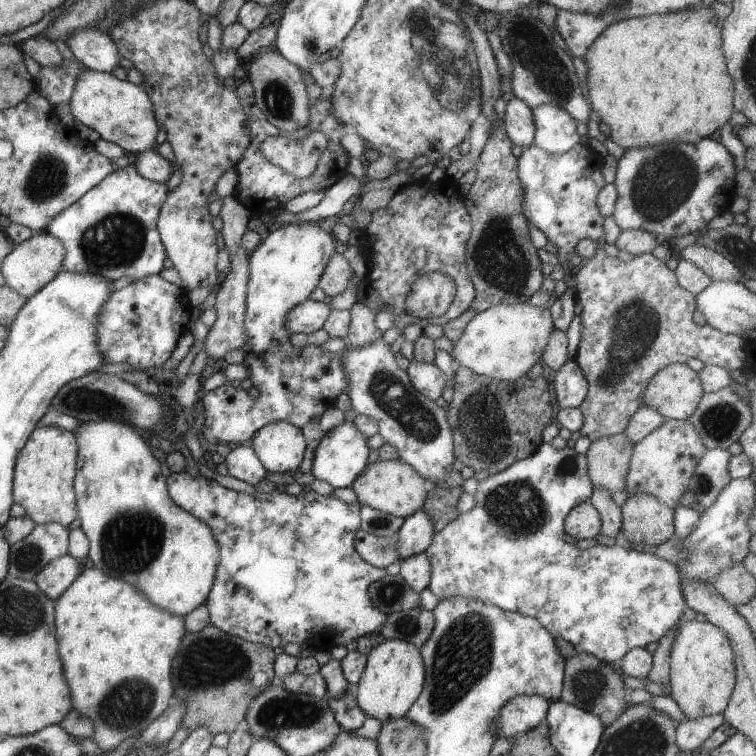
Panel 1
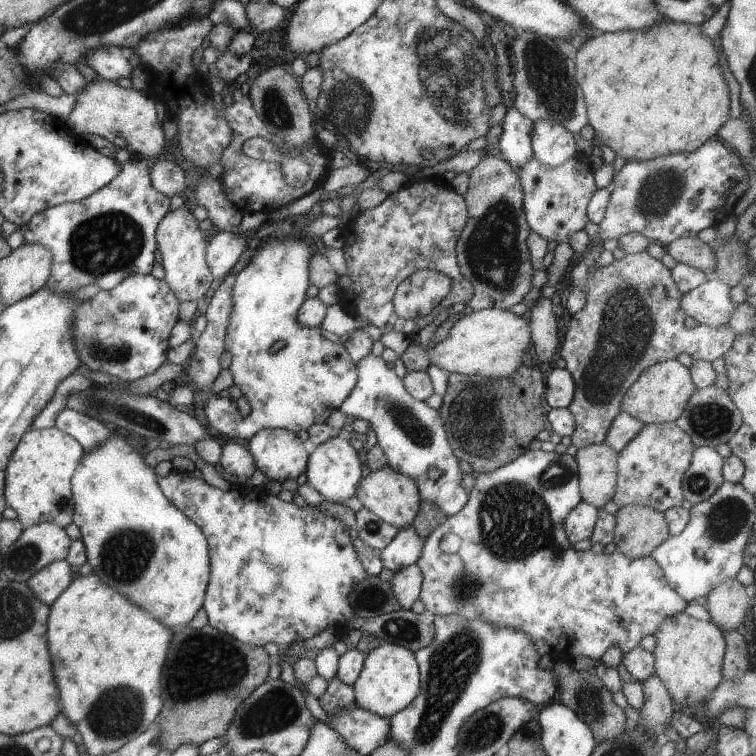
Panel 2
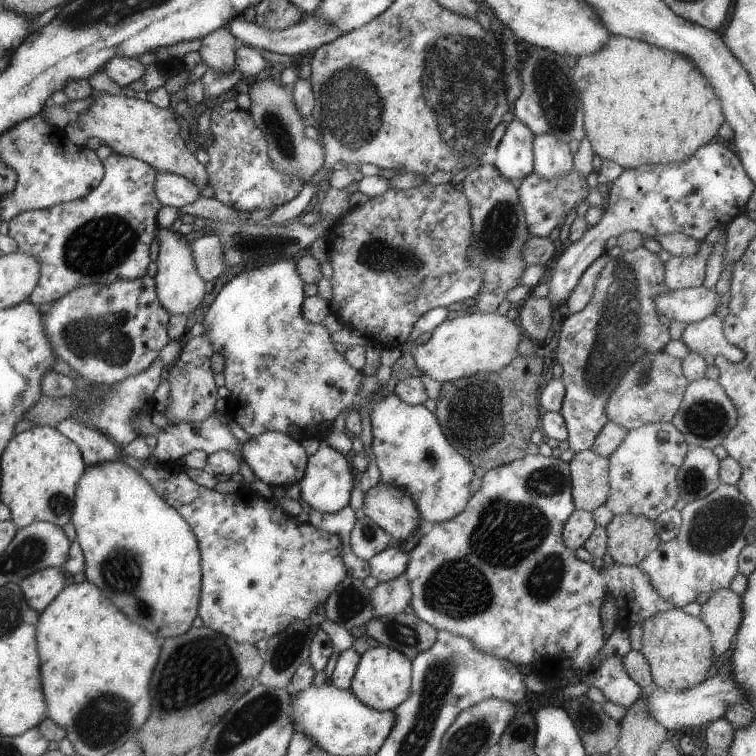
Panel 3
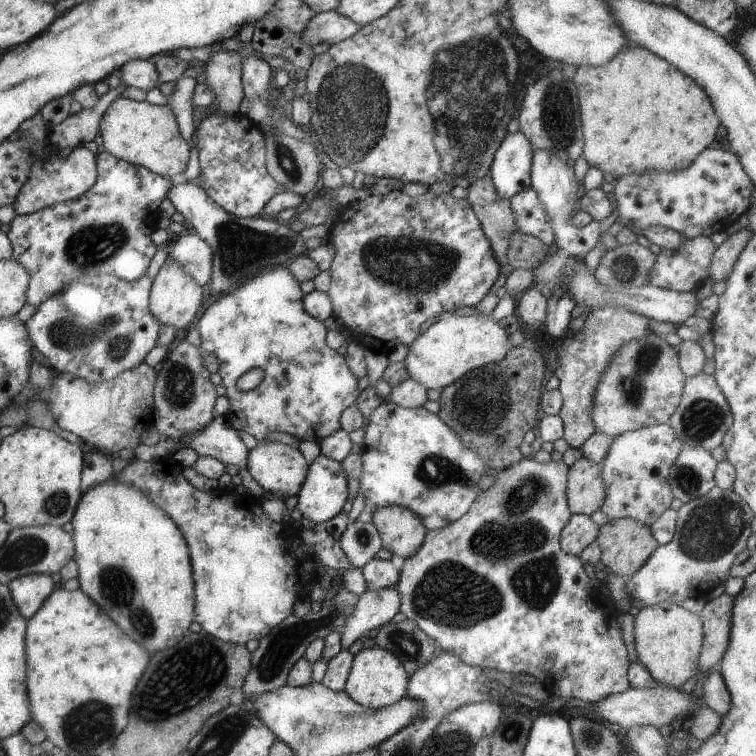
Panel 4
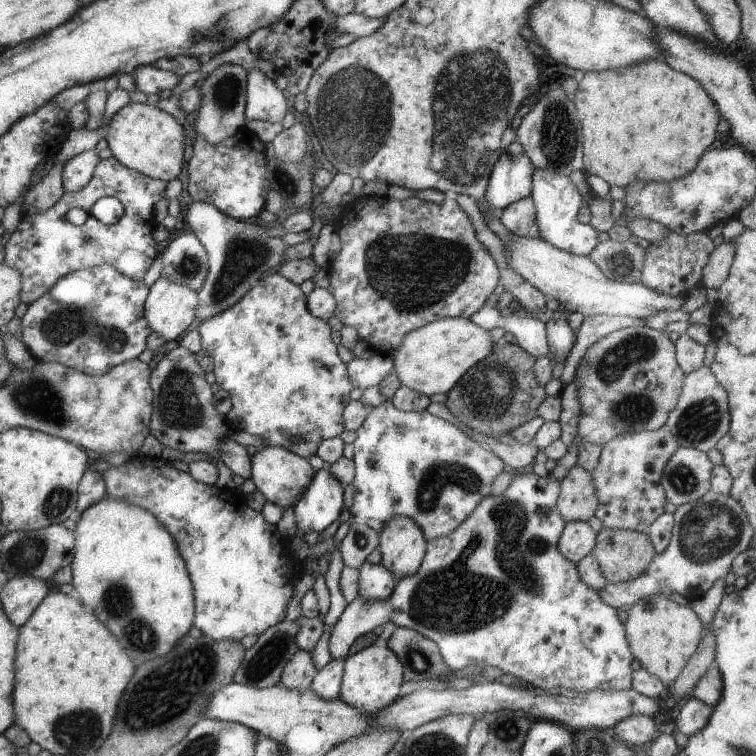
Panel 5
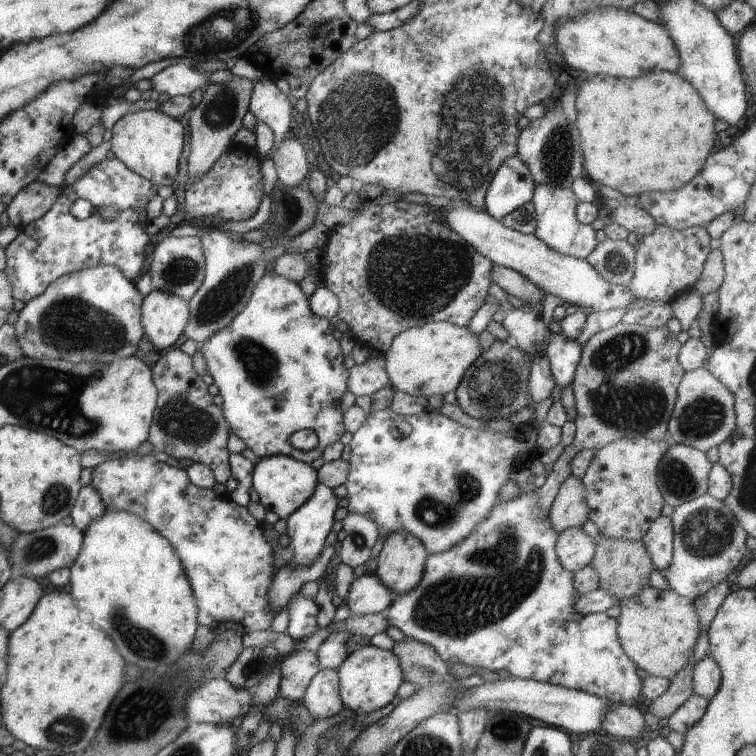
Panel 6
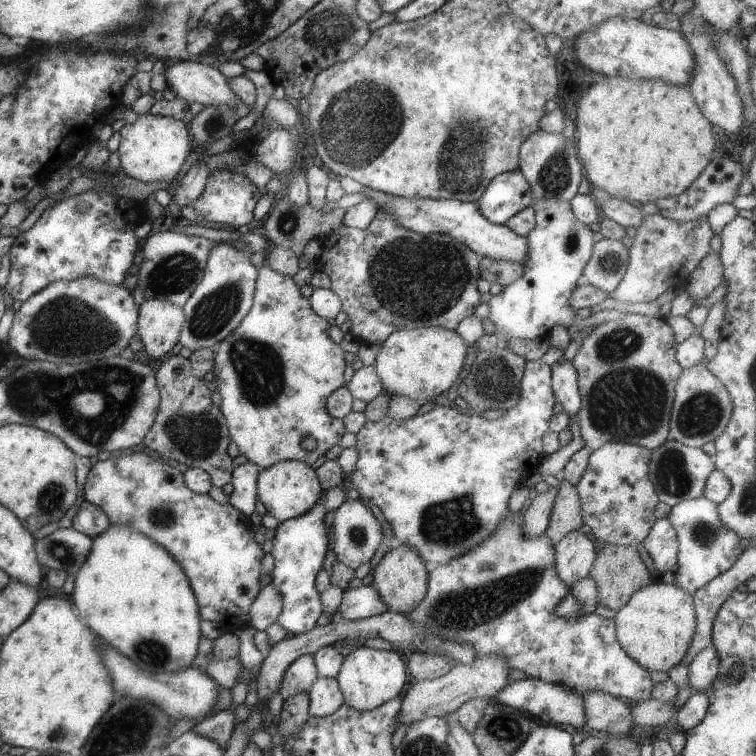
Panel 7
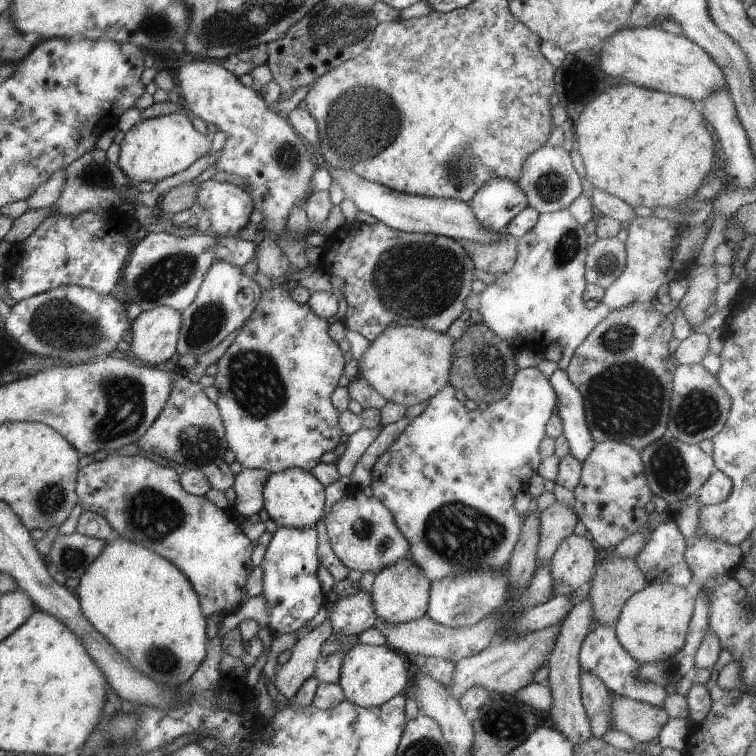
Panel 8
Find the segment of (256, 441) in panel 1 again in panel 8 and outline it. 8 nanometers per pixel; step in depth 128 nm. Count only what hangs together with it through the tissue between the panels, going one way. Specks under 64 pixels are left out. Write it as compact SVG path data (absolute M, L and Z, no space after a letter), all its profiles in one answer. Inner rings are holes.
M288 468L272 473L266 479L262 491L263 509L274 527L303 529L313 527L323 514L324 487L310 474L299 468Z

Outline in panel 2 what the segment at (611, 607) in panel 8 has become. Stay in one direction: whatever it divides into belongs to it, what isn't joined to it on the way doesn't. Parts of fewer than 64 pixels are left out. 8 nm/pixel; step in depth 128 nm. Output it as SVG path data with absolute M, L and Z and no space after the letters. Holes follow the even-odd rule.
M643 504L621 506L615 513L613 528L616 550L629 560L651 554L669 536L663 513Z

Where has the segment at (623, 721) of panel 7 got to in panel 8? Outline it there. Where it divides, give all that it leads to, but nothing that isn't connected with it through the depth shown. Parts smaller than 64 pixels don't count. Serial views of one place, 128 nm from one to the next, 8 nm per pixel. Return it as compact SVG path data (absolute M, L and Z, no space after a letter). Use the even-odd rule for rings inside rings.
M580 670L578 682L580 702L588 717L592 737L601 739L608 730L608 723L612 719L609 706L613 695L597 676L589 672Z

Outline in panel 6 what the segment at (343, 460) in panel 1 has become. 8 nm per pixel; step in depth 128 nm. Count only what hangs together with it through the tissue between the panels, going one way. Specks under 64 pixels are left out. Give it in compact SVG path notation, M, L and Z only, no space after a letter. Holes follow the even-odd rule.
M317 482L311 496L286 516L285 534L289 537L289 550L291 550L291 559L288 561L293 568L309 568L311 564L319 558L323 545L325 544L325 536L329 532L331 524L335 521L333 514L337 510L339 498L334 496L333 490L327 485Z

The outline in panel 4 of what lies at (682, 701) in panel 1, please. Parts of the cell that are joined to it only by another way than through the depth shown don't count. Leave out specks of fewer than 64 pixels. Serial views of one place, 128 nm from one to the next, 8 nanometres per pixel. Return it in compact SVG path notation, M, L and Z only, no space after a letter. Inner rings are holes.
M672 601L661 604L643 605L633 619L633 640L636 660L639 661L657 684L679 689L697 673L697 658L703 642L702 622L699 614L690 613Z

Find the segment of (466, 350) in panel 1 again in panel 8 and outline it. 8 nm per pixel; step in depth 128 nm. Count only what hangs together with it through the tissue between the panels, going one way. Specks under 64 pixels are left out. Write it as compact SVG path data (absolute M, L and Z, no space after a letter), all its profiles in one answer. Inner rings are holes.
M391 325L361 354L357 376L386 402L407 408L432 398L448 383L452 345L453 340L438 331Z

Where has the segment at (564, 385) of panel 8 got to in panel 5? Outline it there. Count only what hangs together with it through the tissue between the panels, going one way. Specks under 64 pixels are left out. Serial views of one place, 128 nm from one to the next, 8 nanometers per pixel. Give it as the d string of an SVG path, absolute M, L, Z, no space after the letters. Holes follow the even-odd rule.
M566 310L551 312L551 318L545 321L547 358L553 362L564 362L575 342L575 334L567 326Z

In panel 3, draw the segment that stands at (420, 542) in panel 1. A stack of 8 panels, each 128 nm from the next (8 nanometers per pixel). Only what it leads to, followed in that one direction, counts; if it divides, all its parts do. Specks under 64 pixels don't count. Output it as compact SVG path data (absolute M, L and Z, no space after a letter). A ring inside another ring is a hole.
M393 541L391 546L387 546L368 560L369 575L377 578L377 582L397 578L407 568L409 554L399 546L401 543Z

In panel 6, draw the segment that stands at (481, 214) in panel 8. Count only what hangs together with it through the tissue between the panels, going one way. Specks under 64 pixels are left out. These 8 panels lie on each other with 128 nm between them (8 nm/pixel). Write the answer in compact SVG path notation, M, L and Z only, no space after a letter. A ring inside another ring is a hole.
M515 152L499 164L487 182L484 193L485 212L500 220L517 206L529 202L534 188L531 172Z

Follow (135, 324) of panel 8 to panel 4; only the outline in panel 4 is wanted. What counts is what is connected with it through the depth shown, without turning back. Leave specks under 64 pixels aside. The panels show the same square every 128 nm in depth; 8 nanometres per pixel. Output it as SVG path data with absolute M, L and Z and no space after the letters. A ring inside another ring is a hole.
M167 255L157 274L152 280L149 291L149 312L157 318L160 324L167 324L173 328L183 328L187 326L197 314L203 295L203 288L187 276L179 264L175 264Z

